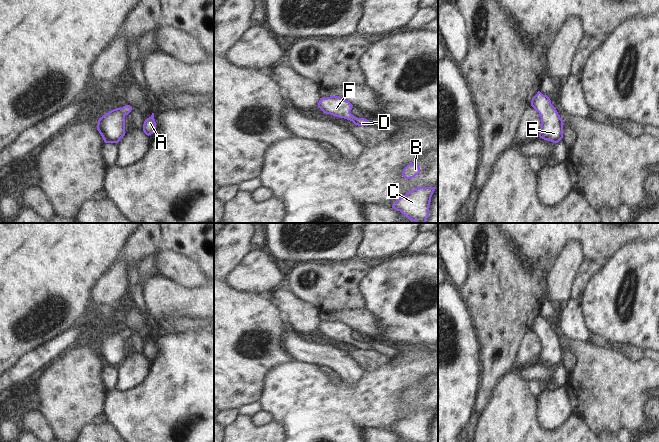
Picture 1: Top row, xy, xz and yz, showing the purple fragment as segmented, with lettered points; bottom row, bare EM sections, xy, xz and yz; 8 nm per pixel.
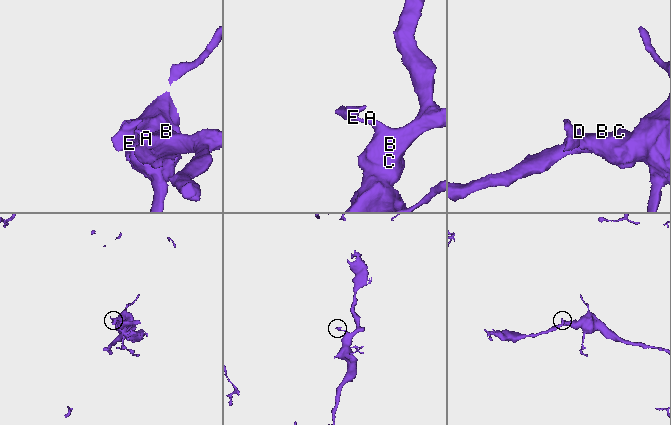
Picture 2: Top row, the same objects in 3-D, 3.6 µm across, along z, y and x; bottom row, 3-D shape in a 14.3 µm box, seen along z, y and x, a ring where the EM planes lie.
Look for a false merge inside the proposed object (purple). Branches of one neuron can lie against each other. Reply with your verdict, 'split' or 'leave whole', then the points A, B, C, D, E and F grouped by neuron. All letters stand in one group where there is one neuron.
leave whole; groups A B C D E F

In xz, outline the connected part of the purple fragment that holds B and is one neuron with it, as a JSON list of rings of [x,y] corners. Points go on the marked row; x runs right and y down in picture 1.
[[[416,163],[408,164],[402,171],[402,175],[406,179],[412,179],[420,173],[420,167]]]

